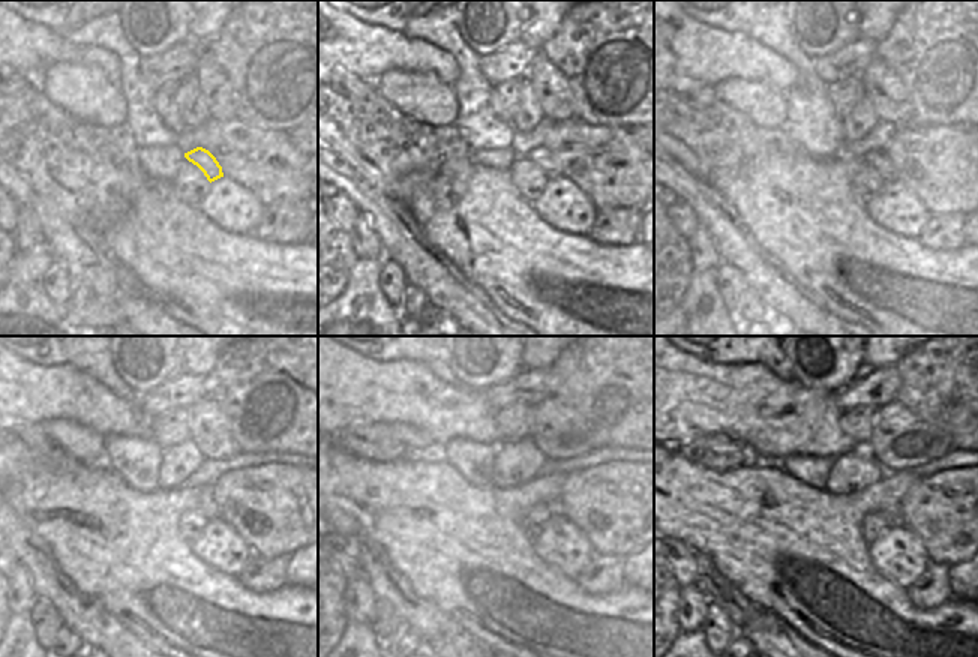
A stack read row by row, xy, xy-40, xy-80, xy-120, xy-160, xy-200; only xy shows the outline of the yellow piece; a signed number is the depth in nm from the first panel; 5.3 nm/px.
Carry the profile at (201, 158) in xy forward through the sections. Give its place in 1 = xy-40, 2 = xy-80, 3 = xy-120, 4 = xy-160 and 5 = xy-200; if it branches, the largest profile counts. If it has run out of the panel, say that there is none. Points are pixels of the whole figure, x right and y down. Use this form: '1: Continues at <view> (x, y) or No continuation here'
1: Continues at xy-40 (540, 156)
2: Continues at xy-80 (878, 159)
3: Continues at xy-120 (206, 501)
4: Continues at xy-160 (554, 507)
5: Continues at xy-200 (894, 518).

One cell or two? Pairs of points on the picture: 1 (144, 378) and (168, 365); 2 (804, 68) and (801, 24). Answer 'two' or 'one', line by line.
1: one
2: two

